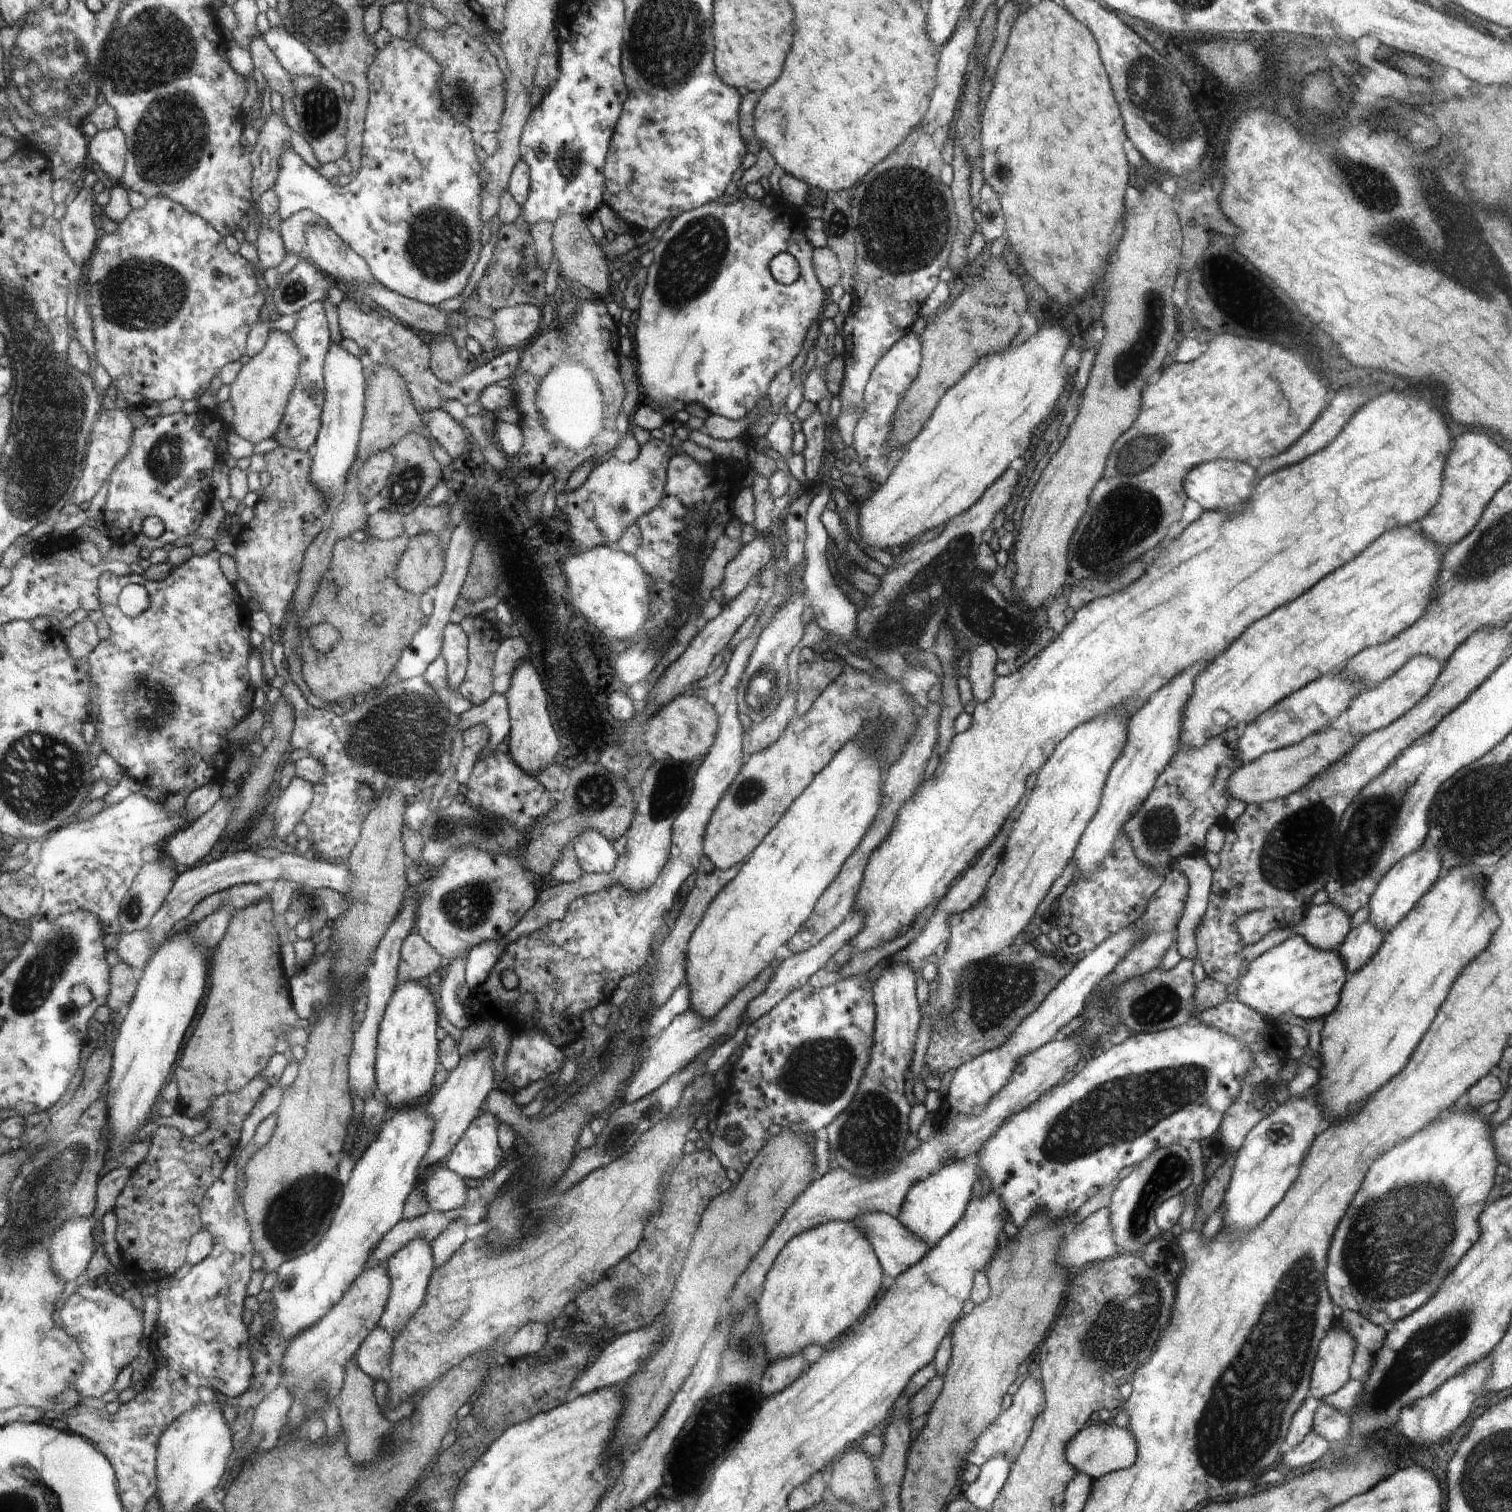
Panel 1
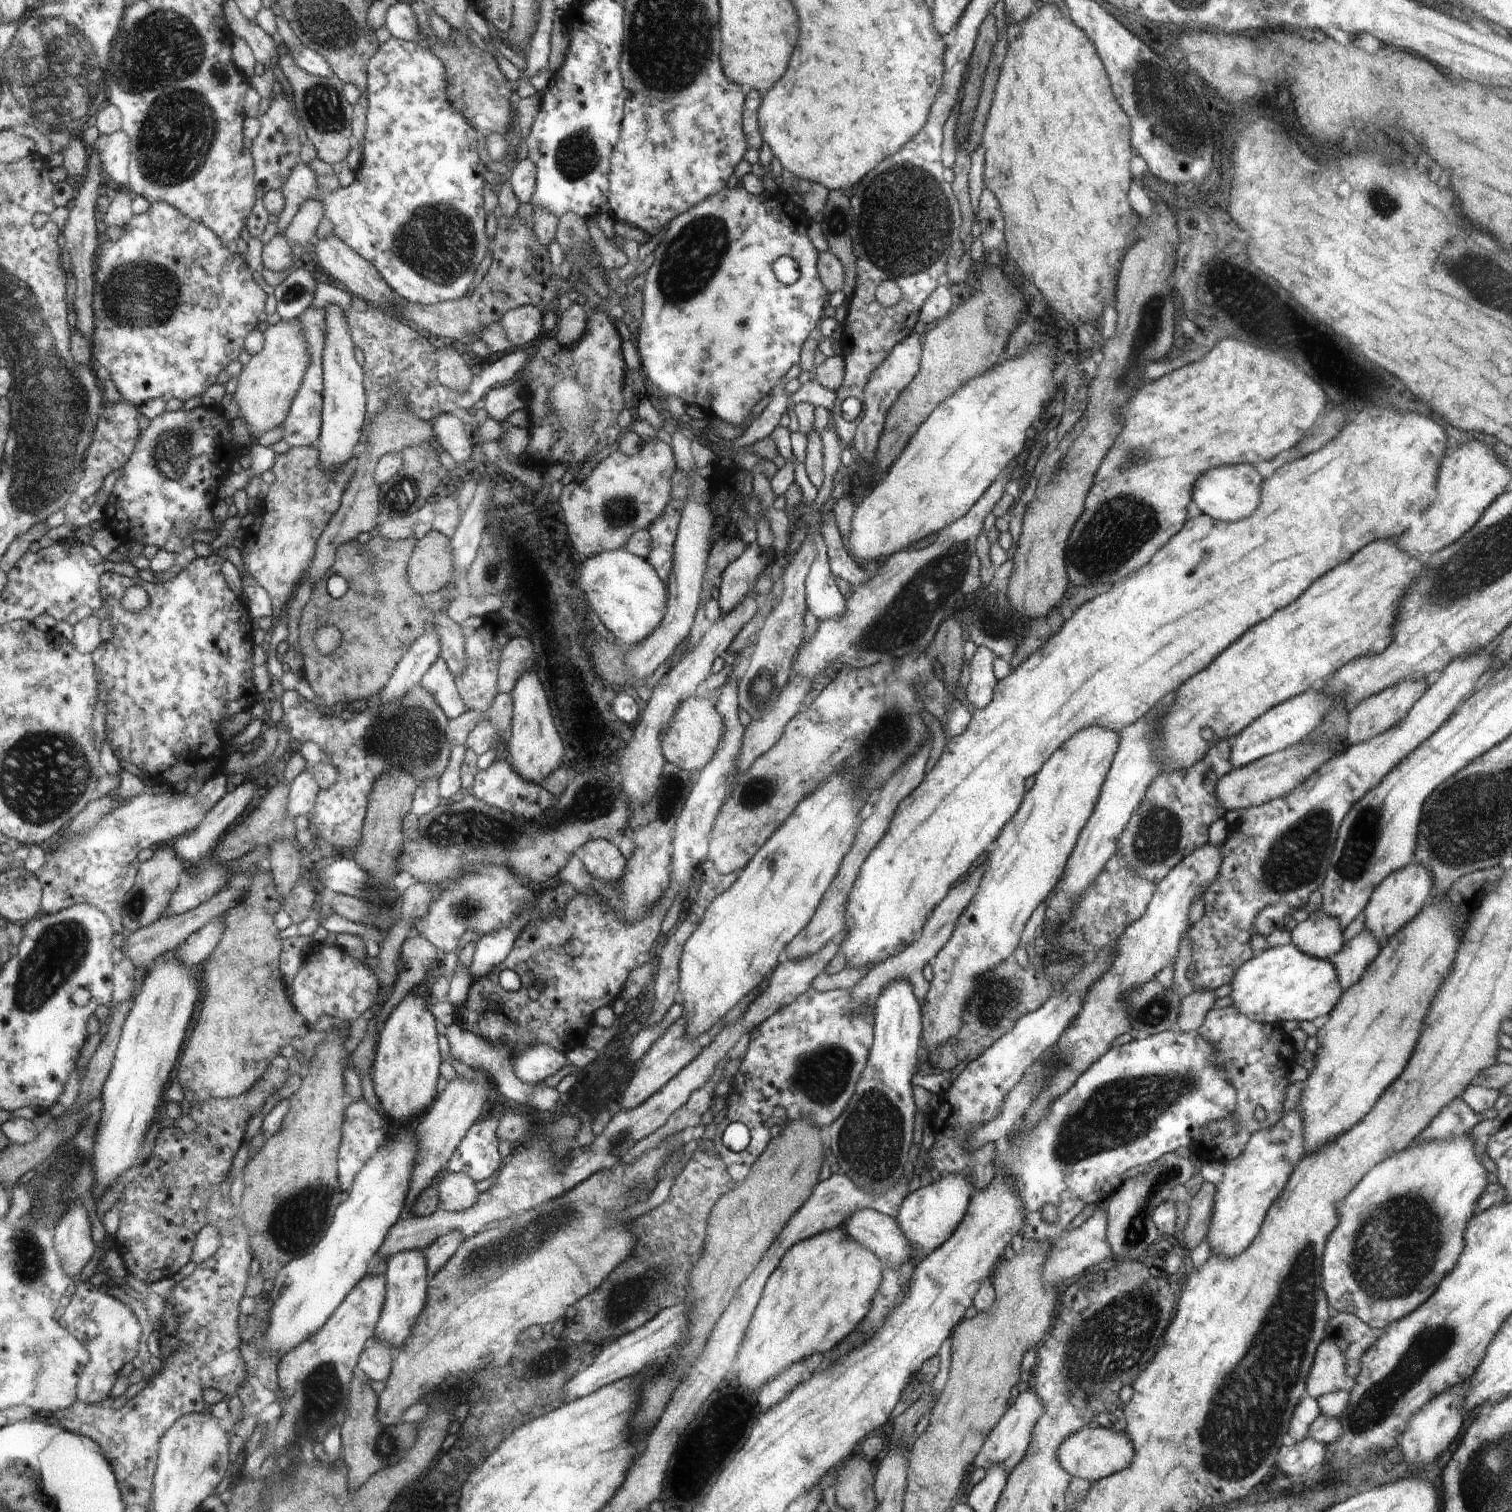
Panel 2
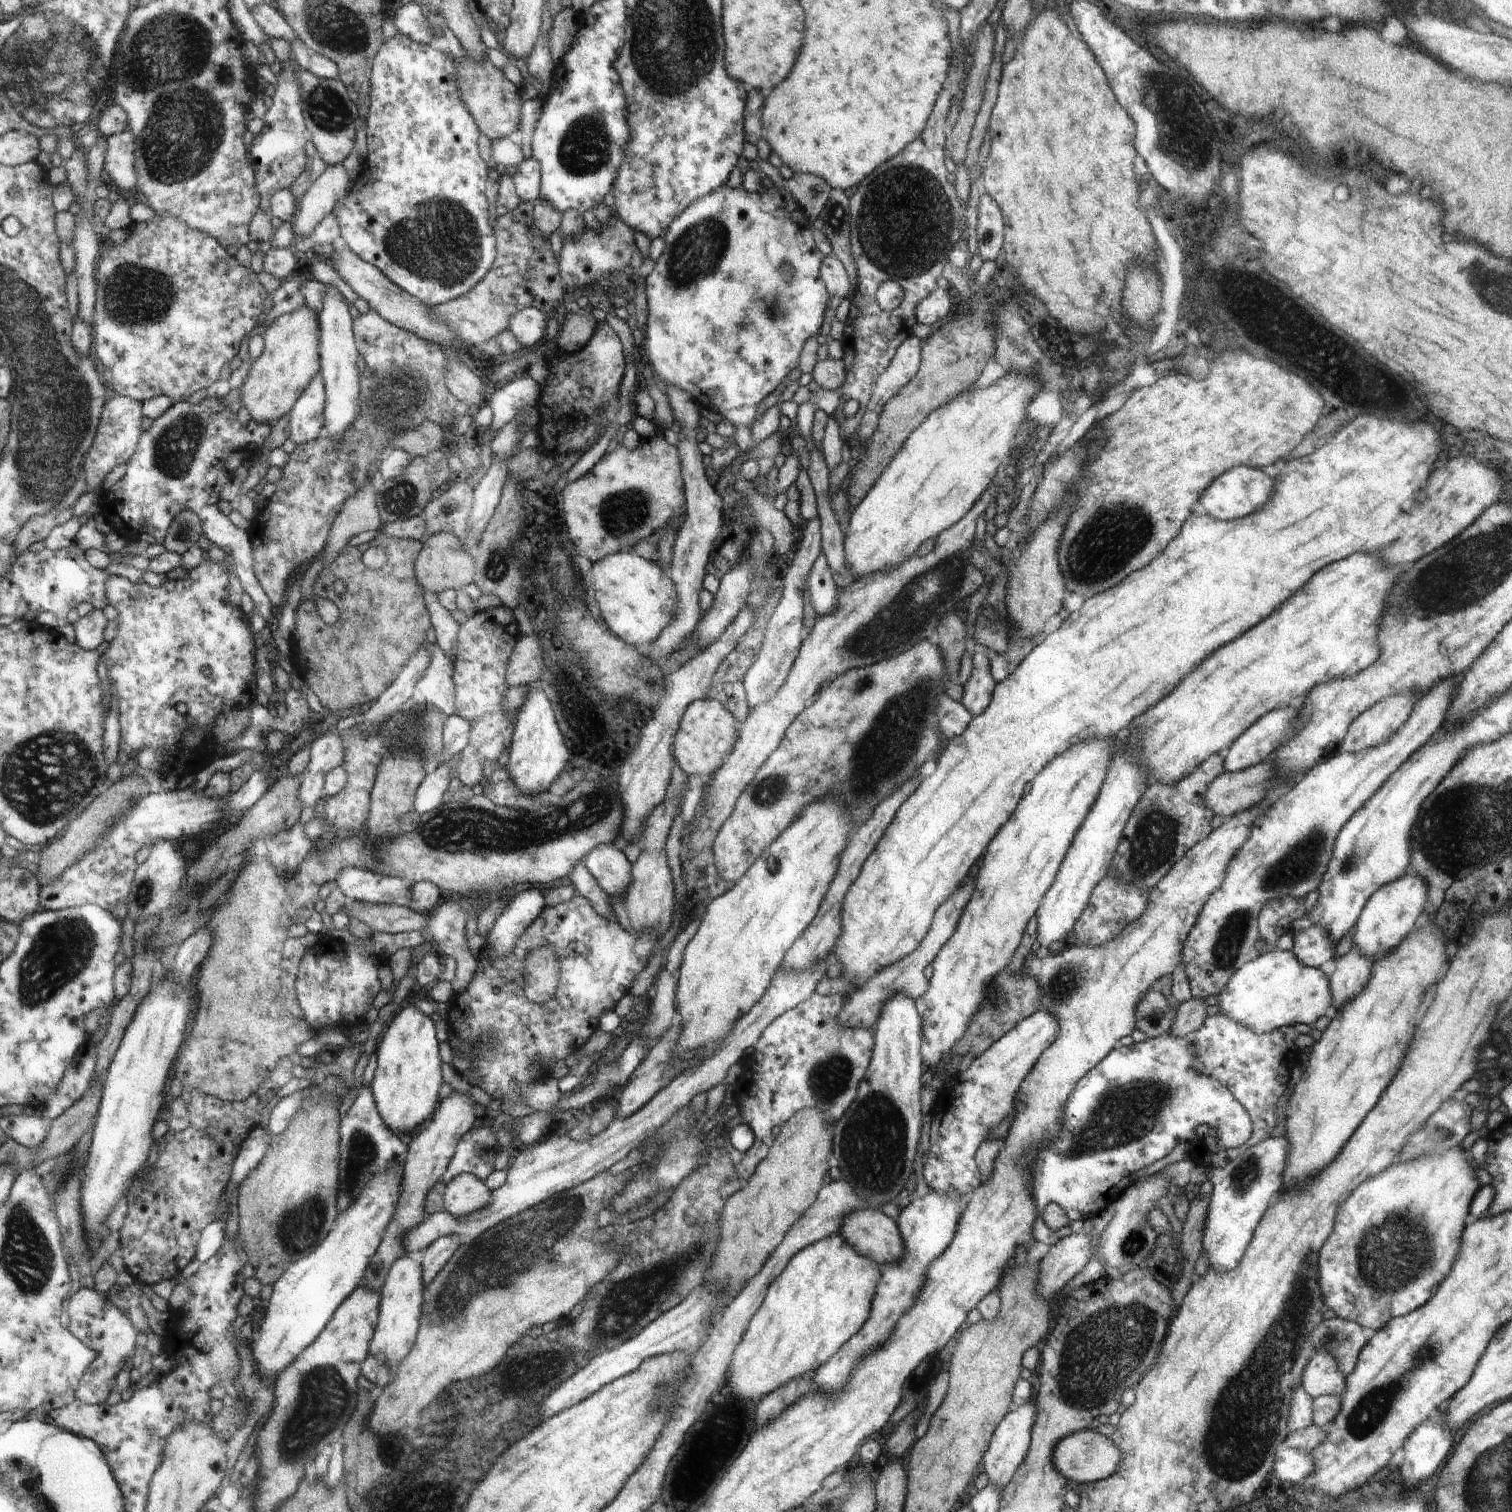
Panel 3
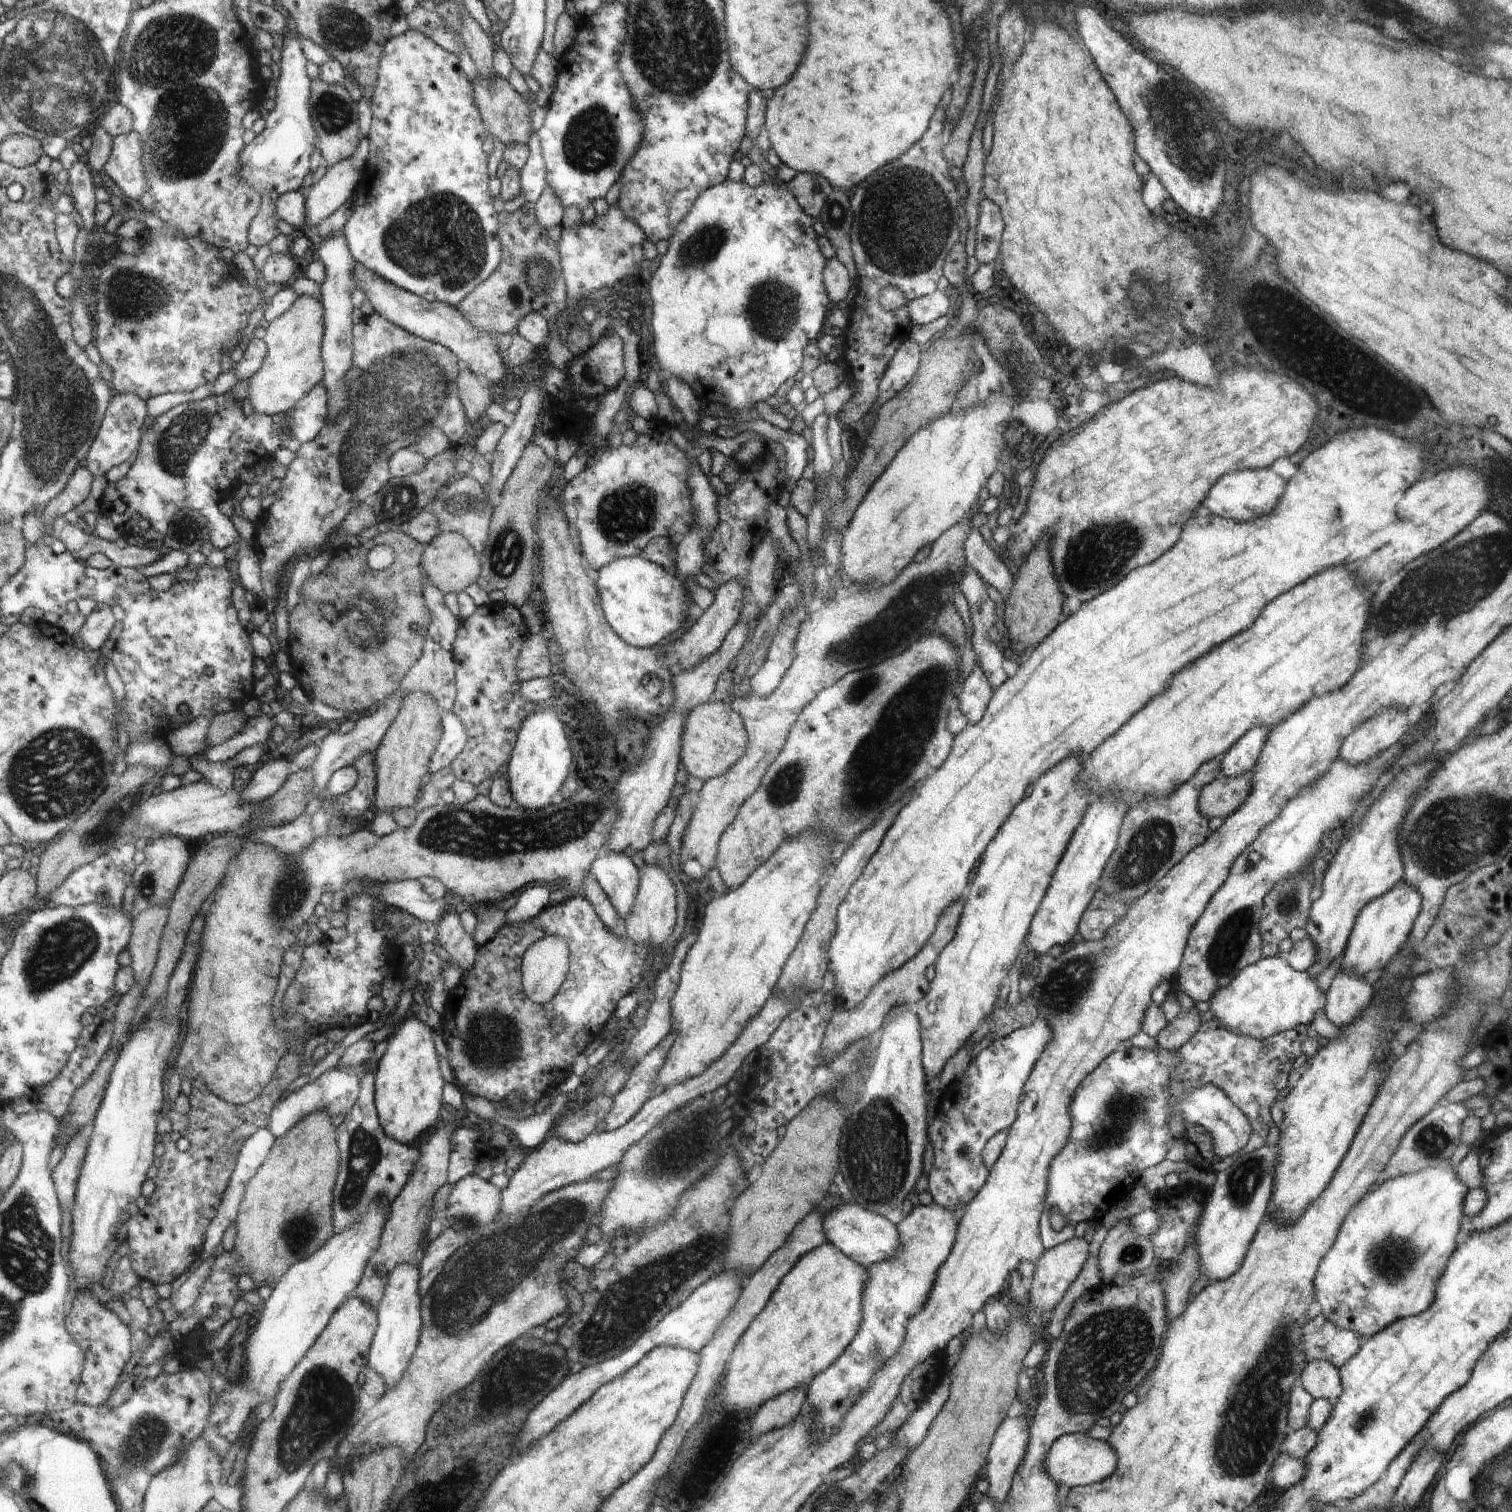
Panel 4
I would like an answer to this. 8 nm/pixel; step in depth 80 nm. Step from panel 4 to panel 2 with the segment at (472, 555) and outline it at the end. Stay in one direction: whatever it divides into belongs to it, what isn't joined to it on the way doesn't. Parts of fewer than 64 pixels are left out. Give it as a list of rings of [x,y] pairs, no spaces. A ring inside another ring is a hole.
[[[433,531],[426,534],[425,537],[417,539],[416,549],[413,550],[413,556],[410,557],[408,564],[408,579],[417,594],[428,594],[436,592],[450,586],[457,576],[457,567],[453,565],[453,545],[447,536]]]

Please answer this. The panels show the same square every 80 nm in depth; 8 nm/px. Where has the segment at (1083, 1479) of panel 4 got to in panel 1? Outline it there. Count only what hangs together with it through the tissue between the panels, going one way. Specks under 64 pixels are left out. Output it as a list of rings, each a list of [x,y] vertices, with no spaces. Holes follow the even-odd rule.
[[[1112,1422],[1091,1423],[1066,1445],[1066,1460],[1076,1469],[1087,1474],[1092,1480],[1105,1474],[1129,1469],[1136,1464],[1140,1447],[1134,1434],[1127,1429],[1117,1427]]]

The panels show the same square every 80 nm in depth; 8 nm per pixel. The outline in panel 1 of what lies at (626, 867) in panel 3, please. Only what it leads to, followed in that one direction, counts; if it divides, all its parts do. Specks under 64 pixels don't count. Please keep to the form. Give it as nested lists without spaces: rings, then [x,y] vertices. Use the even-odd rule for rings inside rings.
[[[589,830],[572,842],[579,865],[586,873],[612,873],[619,860],[613,843],[598,831]]]

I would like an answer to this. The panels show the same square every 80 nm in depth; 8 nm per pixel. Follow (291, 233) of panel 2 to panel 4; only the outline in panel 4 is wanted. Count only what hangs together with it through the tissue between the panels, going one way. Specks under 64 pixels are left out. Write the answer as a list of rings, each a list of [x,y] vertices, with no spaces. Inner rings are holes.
[[[351,158],[327,166],[321,180],[304,193],[306,223],[318,227],[325,218],[336,212],[348,198],[352,198],[364,174],[365,169],[356,169]]]

